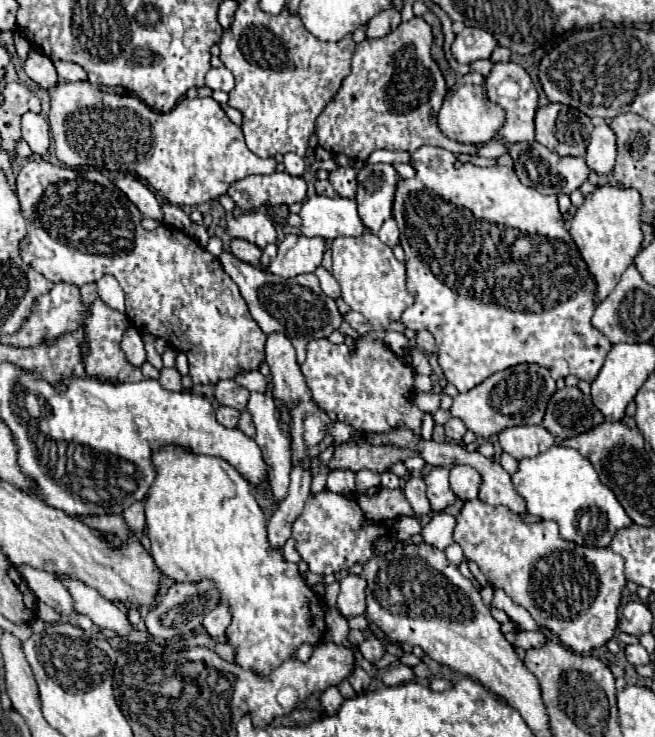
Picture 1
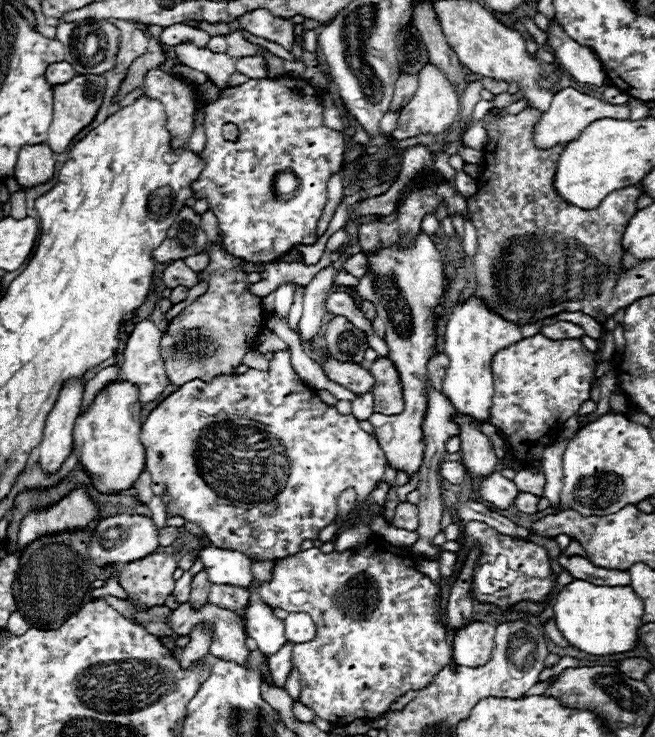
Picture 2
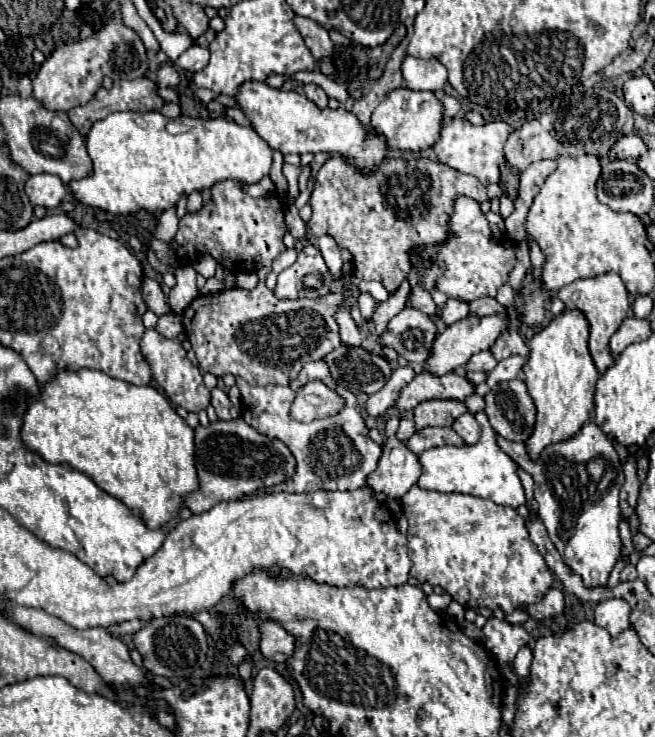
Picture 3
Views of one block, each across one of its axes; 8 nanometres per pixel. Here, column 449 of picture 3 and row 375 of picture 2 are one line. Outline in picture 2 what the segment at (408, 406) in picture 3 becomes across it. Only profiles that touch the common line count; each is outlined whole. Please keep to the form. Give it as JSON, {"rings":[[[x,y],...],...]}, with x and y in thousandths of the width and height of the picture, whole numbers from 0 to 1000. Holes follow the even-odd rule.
{"rings":[[[574,486],[562,502],[574,513],[571,521],[571,559],[580,562],[611,562],[617,556],[617,543],[614,543],[614,521],[605,497],[598,494],[595,486]]]}

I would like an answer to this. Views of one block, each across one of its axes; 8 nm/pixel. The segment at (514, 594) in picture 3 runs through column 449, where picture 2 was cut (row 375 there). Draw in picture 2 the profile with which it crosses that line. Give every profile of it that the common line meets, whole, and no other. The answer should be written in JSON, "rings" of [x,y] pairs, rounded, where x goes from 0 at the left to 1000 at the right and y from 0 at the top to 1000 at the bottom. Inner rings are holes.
{"rings":[[[815,453],[809,459],[797,459],[788,467],[757,478],[751,486],[751,507],[754,507],[754,540],[748,554],[748,575],[754,575],[760,583],[766,583],[776,597],[779,608],[788,621],[766,621],[760,627],[760,635],[803,635],[824,630],[821,624],[800,624],[803,613],[815,613],[815,608],[831,608],[840,600],[831,600],[855,575],[861,575],[870,564],[882,559],[892,543],[901,540],[901,521],[907,513],[910,499],[910,480],[895,475],[892,467],[879,459],[861,459],[861,461],[840,461],[827,453]]]}

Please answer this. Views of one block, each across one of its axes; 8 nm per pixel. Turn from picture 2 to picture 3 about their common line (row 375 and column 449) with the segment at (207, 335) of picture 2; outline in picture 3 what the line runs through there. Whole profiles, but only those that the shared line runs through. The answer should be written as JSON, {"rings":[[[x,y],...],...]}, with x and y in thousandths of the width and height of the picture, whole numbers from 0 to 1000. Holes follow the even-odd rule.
{"rings":[[[507,212],[482,236],[479,261],[473,266],[476,296],[470,301],[470,312],[476,320],[489,323],[495,318],[507,320],[519,336],[528,336],[537,345],[540,372],[556,381],[577,381],[598,400],[620,379],[638,334],[663,334],[684,323],[684,299],[693,288],[693,274],[705,266],[715,266],[727,274],[748,271],[742,255],[715,236],[702,236],[699,231],[663,220],[656,214],[589,214],[574,231],[556,236],[544,225],[537,225],[522,212]]]}

